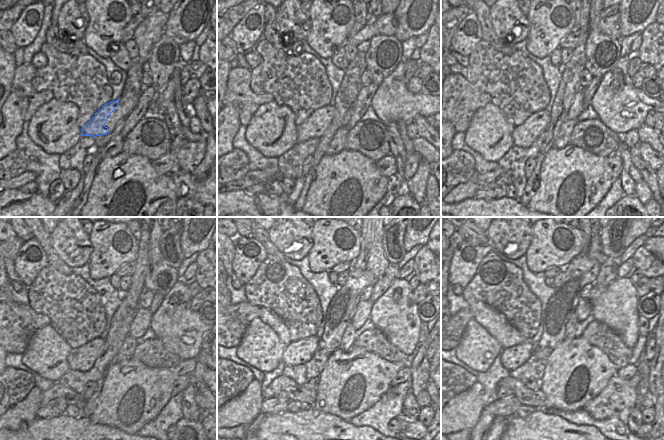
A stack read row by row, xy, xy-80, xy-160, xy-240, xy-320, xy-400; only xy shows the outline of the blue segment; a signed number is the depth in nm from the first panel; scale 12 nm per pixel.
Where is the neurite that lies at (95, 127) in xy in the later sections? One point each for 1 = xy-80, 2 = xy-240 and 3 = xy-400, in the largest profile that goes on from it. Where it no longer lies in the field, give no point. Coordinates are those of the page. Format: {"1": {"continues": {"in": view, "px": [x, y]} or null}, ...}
{"1": {"continues": {"in": "xy-80", "px": [319, 128]}}, "2": {"continues": {"in": "xy-240", "px": [82, 358]}}, "3": {"continues": {"in": "xy-400", "px": [514, 357]}}}

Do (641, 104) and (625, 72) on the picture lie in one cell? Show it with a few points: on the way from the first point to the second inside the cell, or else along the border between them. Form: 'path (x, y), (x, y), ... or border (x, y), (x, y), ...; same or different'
path (633, 96), (626, 89), (625, 80); same

